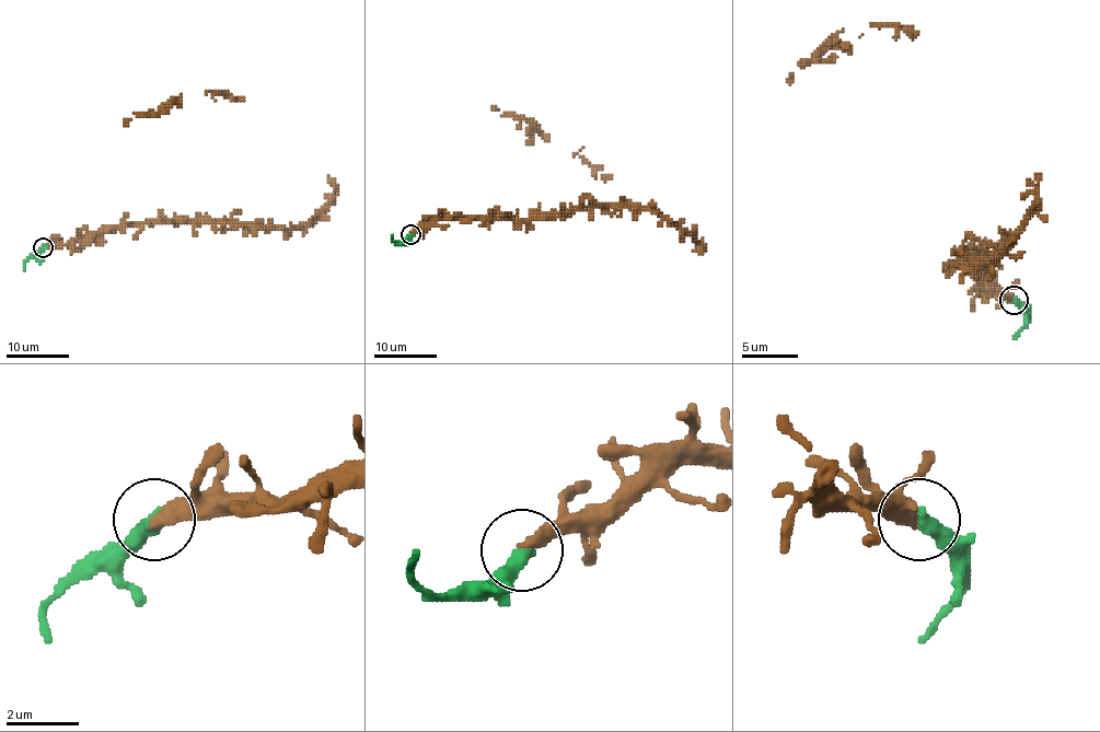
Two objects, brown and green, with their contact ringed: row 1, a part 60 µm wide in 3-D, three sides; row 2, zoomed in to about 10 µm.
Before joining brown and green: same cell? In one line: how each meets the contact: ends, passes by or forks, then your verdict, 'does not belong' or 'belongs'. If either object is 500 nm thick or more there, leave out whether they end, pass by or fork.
brown ends there; green ends there; belongs

